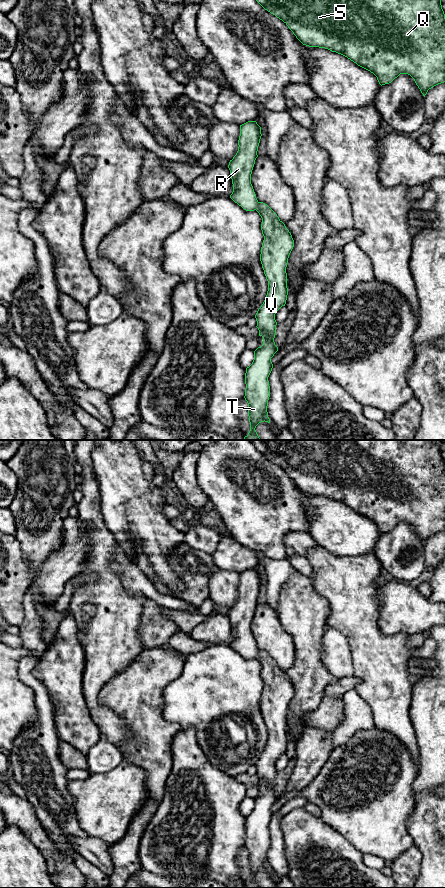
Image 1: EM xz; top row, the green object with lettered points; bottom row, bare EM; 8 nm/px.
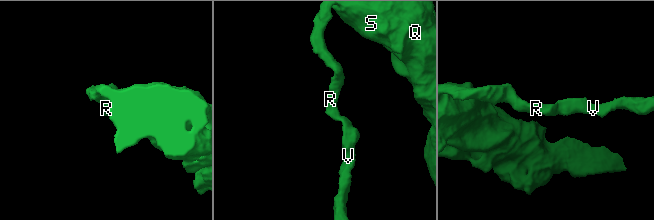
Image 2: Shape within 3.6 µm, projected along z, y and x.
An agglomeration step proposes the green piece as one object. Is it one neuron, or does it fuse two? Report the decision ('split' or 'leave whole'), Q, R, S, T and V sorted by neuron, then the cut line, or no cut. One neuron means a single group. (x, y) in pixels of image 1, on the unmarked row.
leave whole | Q R S T V | no cut

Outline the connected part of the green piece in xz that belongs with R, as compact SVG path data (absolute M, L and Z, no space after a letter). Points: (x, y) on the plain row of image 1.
M256 569L240 573L238 599L228 613L233 632L230 646L246 659L256 658L262 666L261 678L264 688L260 709L268 729L266 746L255 763L256 775L259 784L263 785L263 792L254 799L254 808L245 821L244 846L248 851L250 879L244 888L260 888L256 874L264 869L270 871L267 860L270 845L268 825L273 816L271 806L278 799L274 790L277 782L275 762L286 752L286 715L294 695L294 688L285 672L267 652L257 648L251 632L261 584L261 575Z

